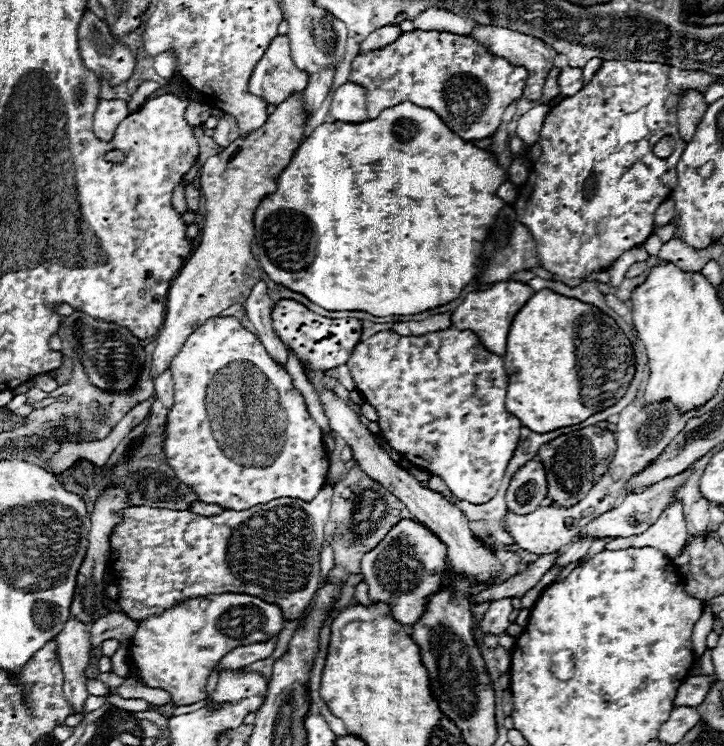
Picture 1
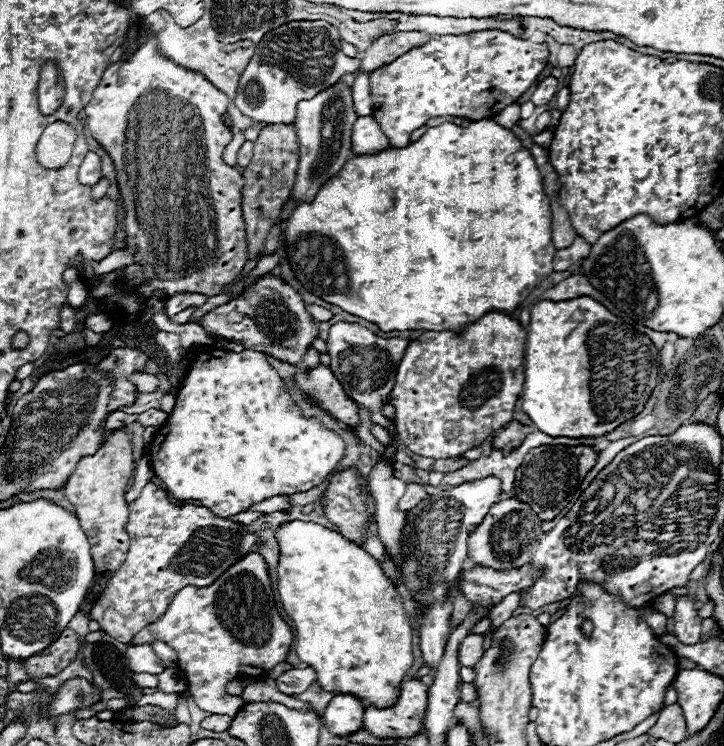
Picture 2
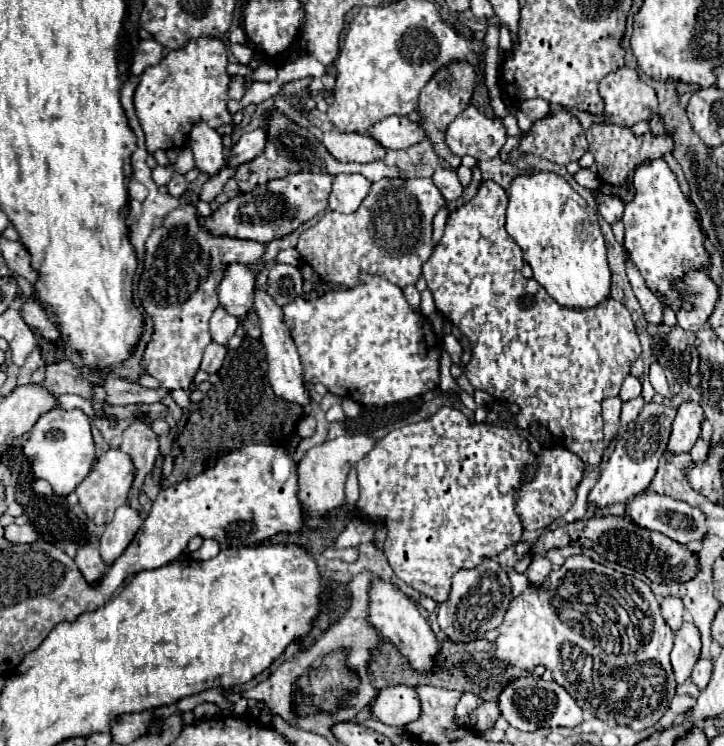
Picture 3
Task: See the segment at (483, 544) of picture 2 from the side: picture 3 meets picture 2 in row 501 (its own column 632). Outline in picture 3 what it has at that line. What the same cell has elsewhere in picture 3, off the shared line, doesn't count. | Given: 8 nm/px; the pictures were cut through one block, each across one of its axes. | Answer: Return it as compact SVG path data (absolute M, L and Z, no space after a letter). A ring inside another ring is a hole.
M644 492L644 494L638 494L630 504L628 504L628 510L626 514L642 528L648 528L648 530L656 530L656 532L662 532L666 534L668 538L680 542L680 544L688 544L688 542L700 542L708 536L708 526L706 526L706 514L696 508L696 506L690 506L686 502L680 502L680 500L674 500L670 496L662 496L662 494L650 494L650 492Z

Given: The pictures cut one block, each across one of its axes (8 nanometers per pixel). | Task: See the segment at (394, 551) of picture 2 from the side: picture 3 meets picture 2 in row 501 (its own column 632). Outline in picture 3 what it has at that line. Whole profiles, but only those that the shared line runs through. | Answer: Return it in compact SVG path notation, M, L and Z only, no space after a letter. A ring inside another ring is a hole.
M628 374L626 380L624 380L624 384L622 384L622 390L620 390L620 400L622 400L622 402L628 402L628 400L640 396L640 392L642 392L640 380L638 380L636 376Z

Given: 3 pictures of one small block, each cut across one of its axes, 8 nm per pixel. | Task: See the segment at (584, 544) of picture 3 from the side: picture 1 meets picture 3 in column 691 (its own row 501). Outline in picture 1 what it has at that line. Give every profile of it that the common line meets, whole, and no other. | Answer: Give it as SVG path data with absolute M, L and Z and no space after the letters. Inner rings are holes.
M598 426L574 430L570 434L554 438L552 442L546 442L536 456L546 470L548 480L546 496L550 498L550 502L562 508L572 508L574 504L578 504L590 492L590 488L604 476L614 450L616 450L614 434L608 430L600 430Z

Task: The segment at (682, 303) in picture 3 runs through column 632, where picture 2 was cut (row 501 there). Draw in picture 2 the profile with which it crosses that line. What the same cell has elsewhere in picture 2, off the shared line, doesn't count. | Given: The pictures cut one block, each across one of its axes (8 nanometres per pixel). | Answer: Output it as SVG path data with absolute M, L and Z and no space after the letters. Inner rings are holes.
M204 348L190 364L168 420L150 442L150 466L154 476L164 482L170 498L182 504L198 500L200 506L206 506L216 516L228 518L272 496L306 492L322 484L344 458L344 450L346 444L336 432L328 430L316 418L306 418L298 410L288 386L268 364L264 352L248 354L244 350L236 354Z

